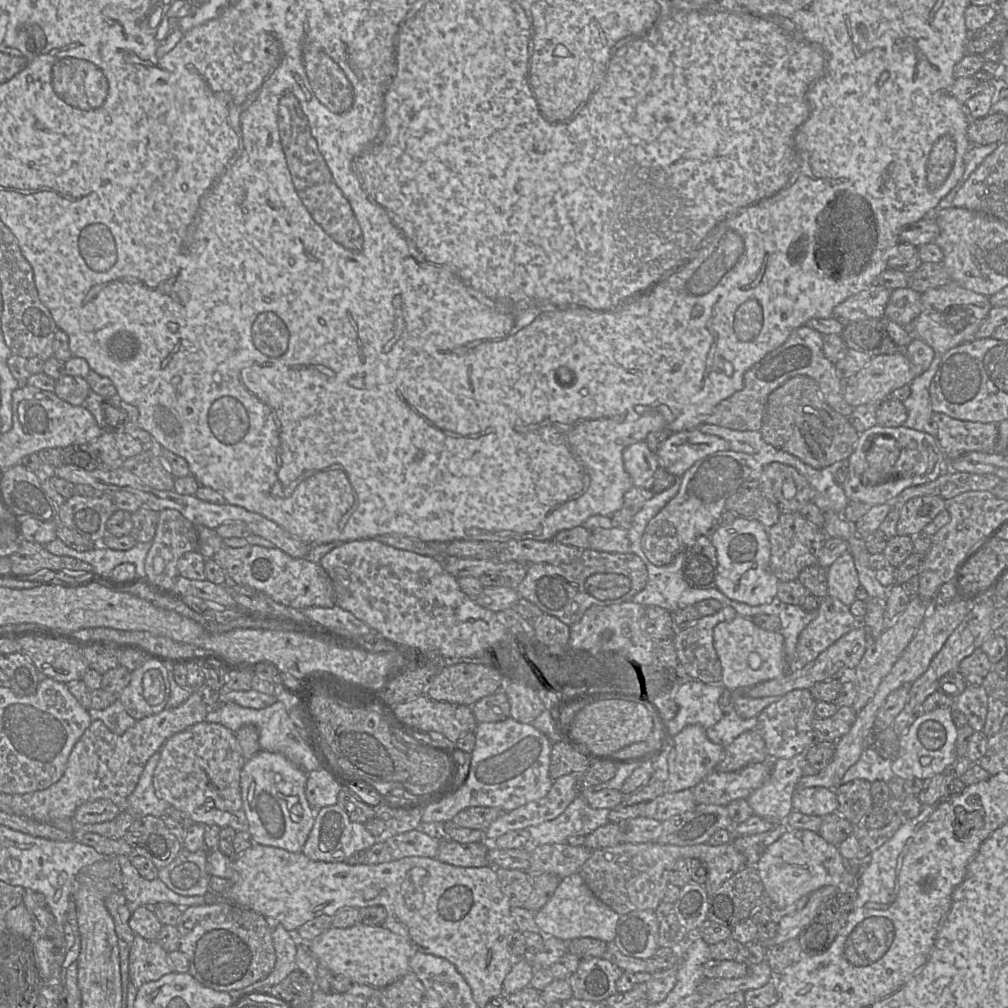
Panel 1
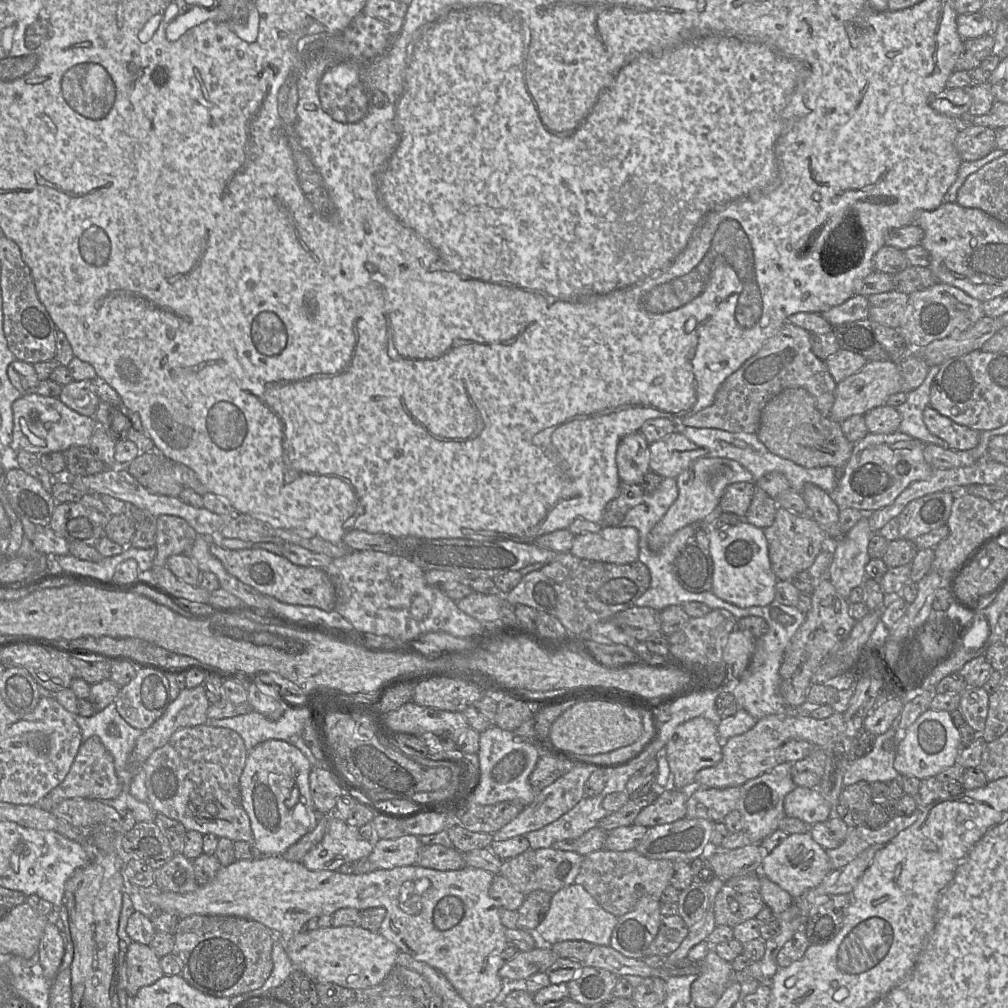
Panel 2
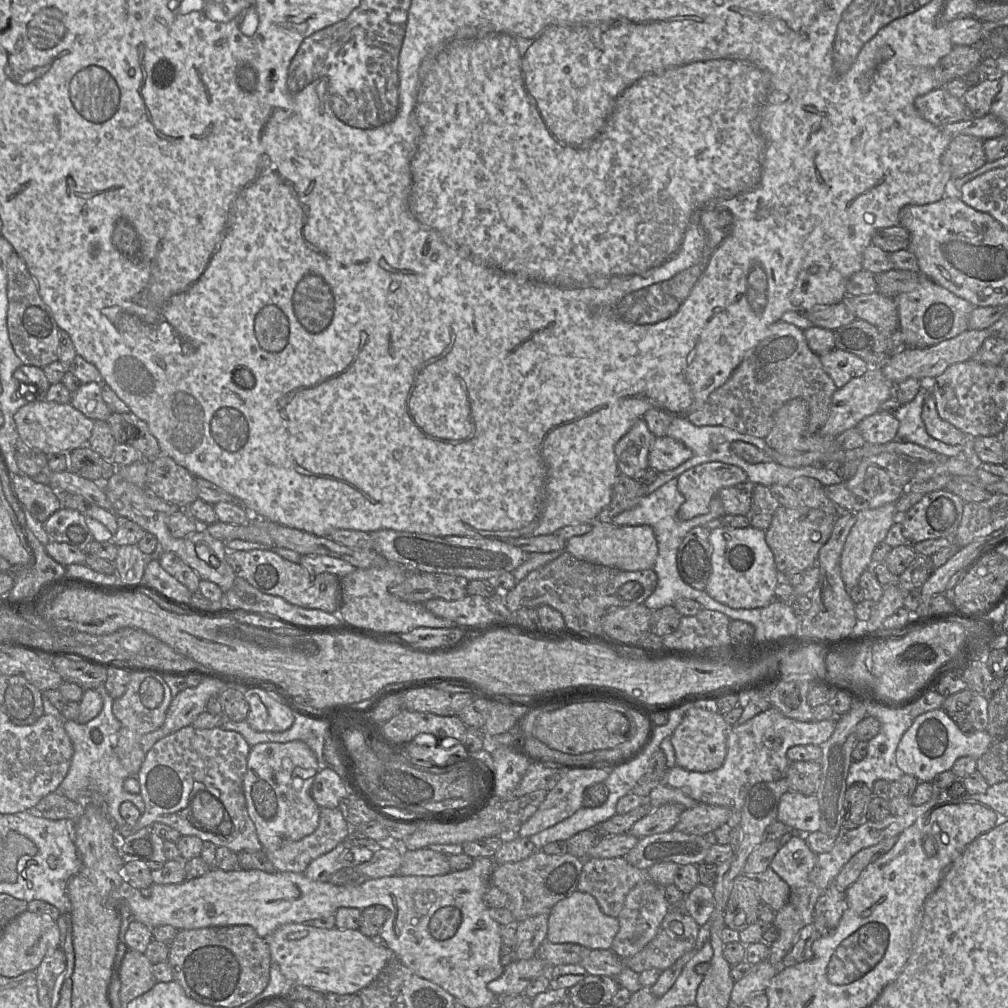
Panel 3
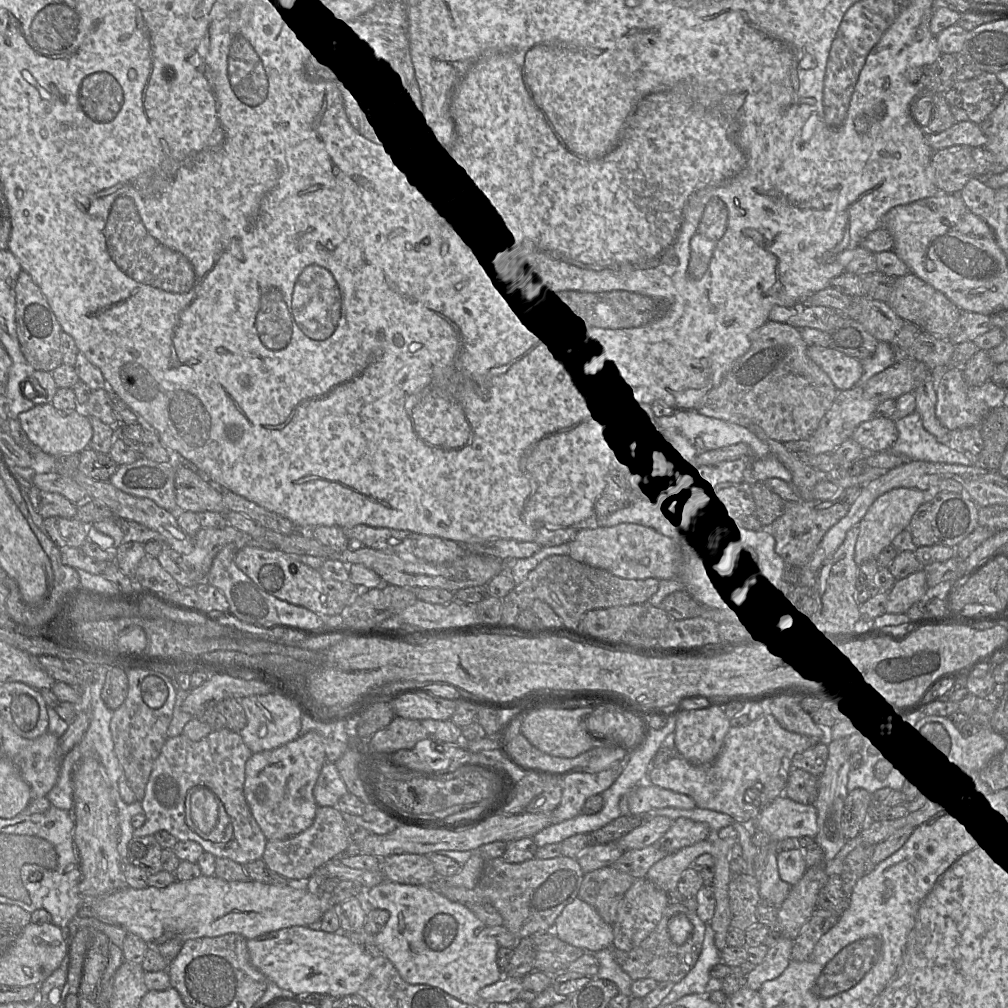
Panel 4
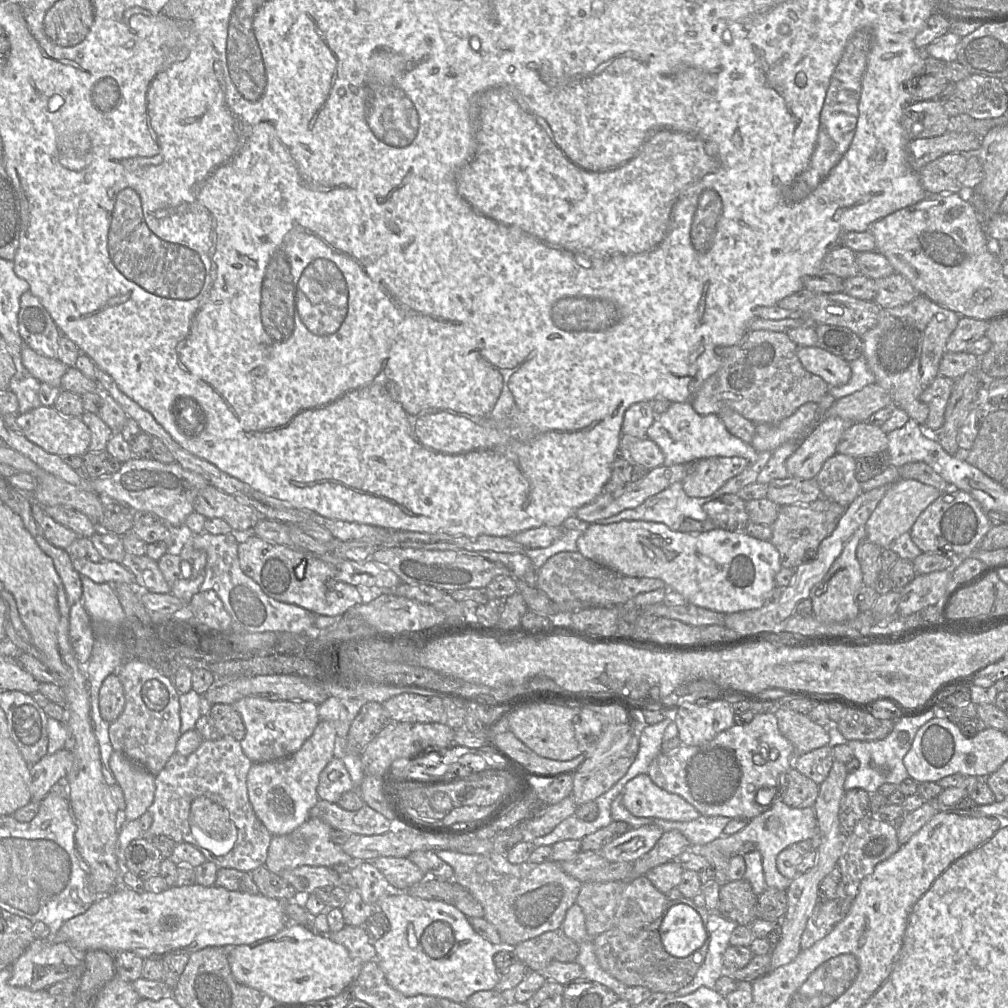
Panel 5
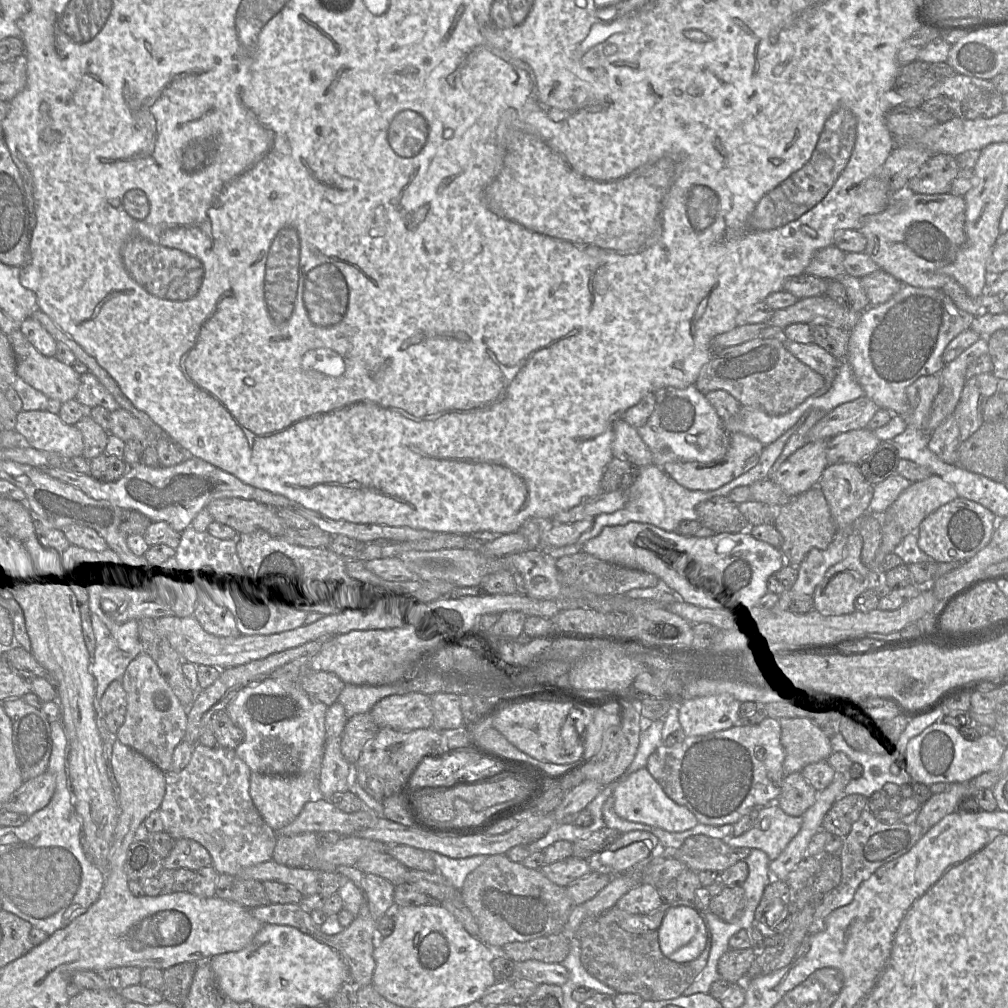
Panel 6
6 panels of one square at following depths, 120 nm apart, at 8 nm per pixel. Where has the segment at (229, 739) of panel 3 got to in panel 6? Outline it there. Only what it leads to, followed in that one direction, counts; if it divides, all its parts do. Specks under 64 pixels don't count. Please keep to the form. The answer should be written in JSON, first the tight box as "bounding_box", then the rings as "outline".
{"bounding_box":[159,743,277,875],"outline":[[[200,743],[194,745],[193,753],[188,765],[180,772],[167,771],[165,772],[165,795],[159,807],[160,816],[163,822],[164,829],[174,840],[181,838],[189,838],[200,843],[203,847],[207,849],[211,858],[212,866],[218,872],[218,874],[229,874],[236,875],[238,871],[245,867],[260,864],[272,859],[274,847],[277,840],[276,832],[264,821],[258,810],[253,804],[249,793],[249,784],[251,770],[247,764],[241,760],[237,755],[235,750],[227,749],[220,746],[217,747],[207,747]]]}

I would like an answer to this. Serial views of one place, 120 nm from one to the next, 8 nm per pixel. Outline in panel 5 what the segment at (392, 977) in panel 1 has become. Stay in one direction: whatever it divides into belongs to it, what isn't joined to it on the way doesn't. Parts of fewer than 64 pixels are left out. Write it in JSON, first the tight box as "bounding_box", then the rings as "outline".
{"bounding_box":[223,924,363,1005],"outline":[[[288,924],[279,933],[251,945],[223,948],[226,948],[234,979],[270,996],[276,1001],[275,1005],[336,997],[350,988],[363,967],[341,944],[297,924]]]}

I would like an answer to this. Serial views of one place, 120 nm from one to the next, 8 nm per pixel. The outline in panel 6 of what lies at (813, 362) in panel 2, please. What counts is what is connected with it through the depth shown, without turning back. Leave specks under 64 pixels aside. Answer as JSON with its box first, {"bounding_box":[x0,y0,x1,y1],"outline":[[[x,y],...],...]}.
{"bounding_box":[695,337,825,415],"outline":[[[773,337],[753,339],[714,353],[702,368],[695,385],[703,395],[725,390],[743,407],[760,409],[769,415],[783,415],[814,395],[825,382],[822,375],[786,349],[781,337]]]}

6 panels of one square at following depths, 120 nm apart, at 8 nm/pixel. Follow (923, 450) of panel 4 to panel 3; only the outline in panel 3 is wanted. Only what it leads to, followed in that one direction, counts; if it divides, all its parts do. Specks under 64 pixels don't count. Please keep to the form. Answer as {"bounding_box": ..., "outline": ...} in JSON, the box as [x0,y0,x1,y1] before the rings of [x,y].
{"bounding_box":[893,383,962,457],"outline":[[[923,383],[912,401],[901,405],[893,412],[899,421],[896,439],[912,442],[948,457],[961,457],[962,445],[950,445],[930,436],[921,418],[926,395],[930,392],[930,383]]]}

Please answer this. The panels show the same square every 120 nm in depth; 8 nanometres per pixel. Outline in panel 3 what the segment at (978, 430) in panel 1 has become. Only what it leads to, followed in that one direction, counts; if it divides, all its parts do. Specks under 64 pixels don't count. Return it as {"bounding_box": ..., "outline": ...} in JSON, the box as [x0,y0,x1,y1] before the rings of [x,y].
{"bounding_box":[921,392,967,446],"outline":[[[930,392],[925,397],[921,418],[926,431],[933,438],[954,446],[964,444],[967,435],[939,416],[935,398]]]}

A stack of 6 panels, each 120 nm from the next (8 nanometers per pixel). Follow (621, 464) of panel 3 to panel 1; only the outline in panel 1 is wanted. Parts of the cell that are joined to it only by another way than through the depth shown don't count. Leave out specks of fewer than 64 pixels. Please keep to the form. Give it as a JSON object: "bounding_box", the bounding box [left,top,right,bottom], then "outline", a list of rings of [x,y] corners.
{"bounding_box":[622,441,659,487],"outline":[[[645,441],[635,442],[627,446],[622,453],[624,468],[634,486],[649,487],[659,468],[659,462]]]}

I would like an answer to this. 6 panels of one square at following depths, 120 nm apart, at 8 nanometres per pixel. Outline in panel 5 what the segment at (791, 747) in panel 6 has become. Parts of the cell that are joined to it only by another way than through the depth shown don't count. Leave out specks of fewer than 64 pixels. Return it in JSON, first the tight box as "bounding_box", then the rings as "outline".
{"bounding_box":[774,706,833,757],"outline":[[[776,706],[774,714],[781,734],[794,746],[795,757],[830,745],[833,741],[833,726],[821,727],[814,723],[808,715],[789,708]]]}

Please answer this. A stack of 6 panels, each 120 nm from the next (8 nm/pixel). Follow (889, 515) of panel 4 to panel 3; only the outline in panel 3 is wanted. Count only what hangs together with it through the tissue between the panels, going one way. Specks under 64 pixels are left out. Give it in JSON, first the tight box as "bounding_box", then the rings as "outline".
{"bounding_box":[840,503,898,591],"outline":[[[895,503],[856,513],[856,523],[846,539],[840,560],[841,577],[847,591],[858,585],[861,575],[873,562],[872,554],[875,547],[884,541],[889,529],[896,521],[898,521],[898,514]]]}

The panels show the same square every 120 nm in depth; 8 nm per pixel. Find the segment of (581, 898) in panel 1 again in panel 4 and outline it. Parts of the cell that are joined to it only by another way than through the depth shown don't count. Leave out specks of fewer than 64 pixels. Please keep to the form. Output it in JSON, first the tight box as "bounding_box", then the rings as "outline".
{"bounding_box":[552,897,614,953],"outline":[[[579,897],[565,906],[555,920],[552,931],[560,940],[579,947],[585,952],[596,953],[613,947],[614,933],[612,925],[606,923],[592,906]]]}

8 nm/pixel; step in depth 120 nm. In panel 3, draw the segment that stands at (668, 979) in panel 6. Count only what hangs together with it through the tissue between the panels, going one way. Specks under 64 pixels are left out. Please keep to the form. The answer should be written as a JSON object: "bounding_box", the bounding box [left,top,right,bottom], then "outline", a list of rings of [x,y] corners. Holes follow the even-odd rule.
{"bounding_box":[625,911,700,974],"outline":[[[668,911],[656,936],[640,952],[625,958],[625,966],[638,974],[653,968],[664,971],[694,948],[699,930],[700,926],[689,914]],[[672,921],[682,924],[681,935],[670,929]]]}

